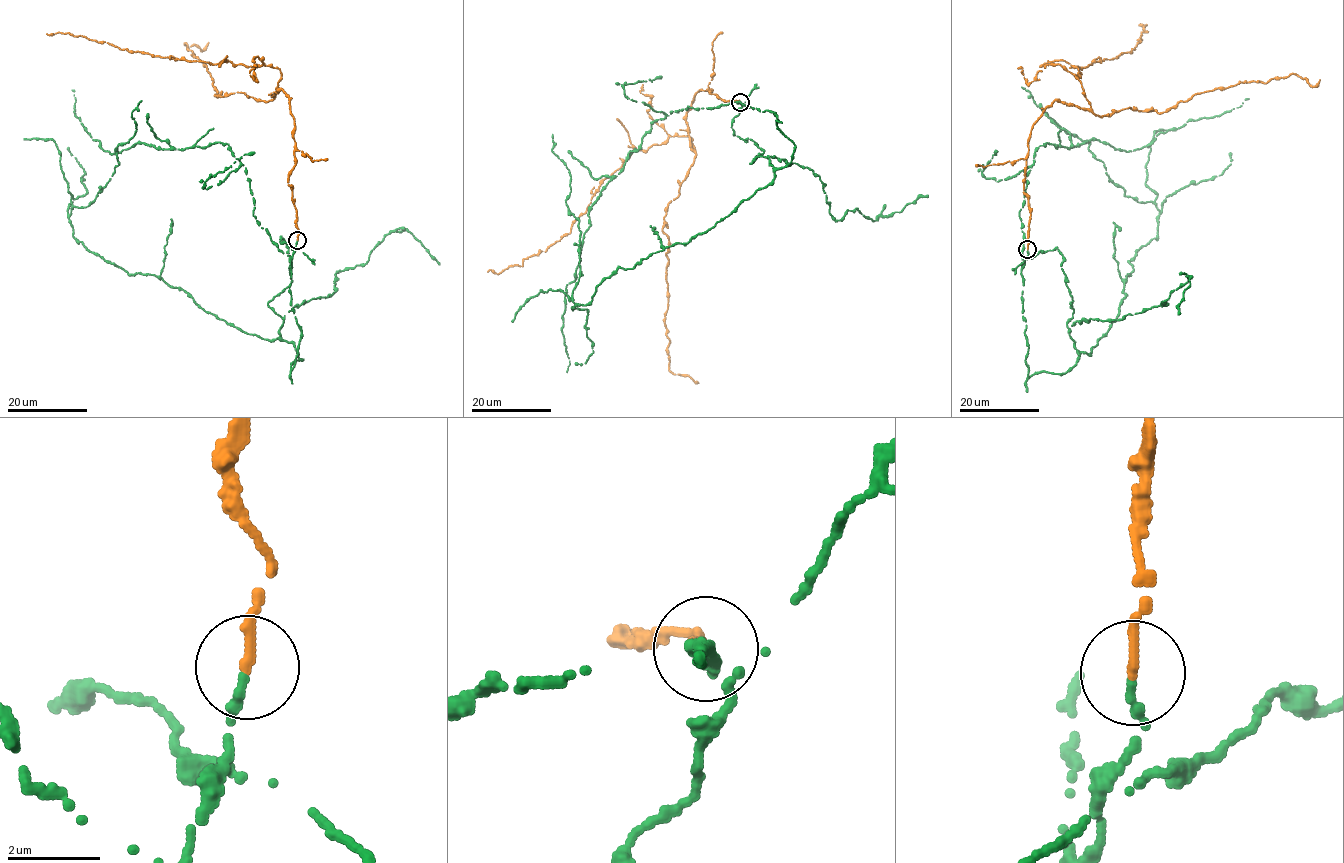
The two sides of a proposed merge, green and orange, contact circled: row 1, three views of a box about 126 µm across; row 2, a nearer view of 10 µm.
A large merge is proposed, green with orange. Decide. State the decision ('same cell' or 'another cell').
same cell

